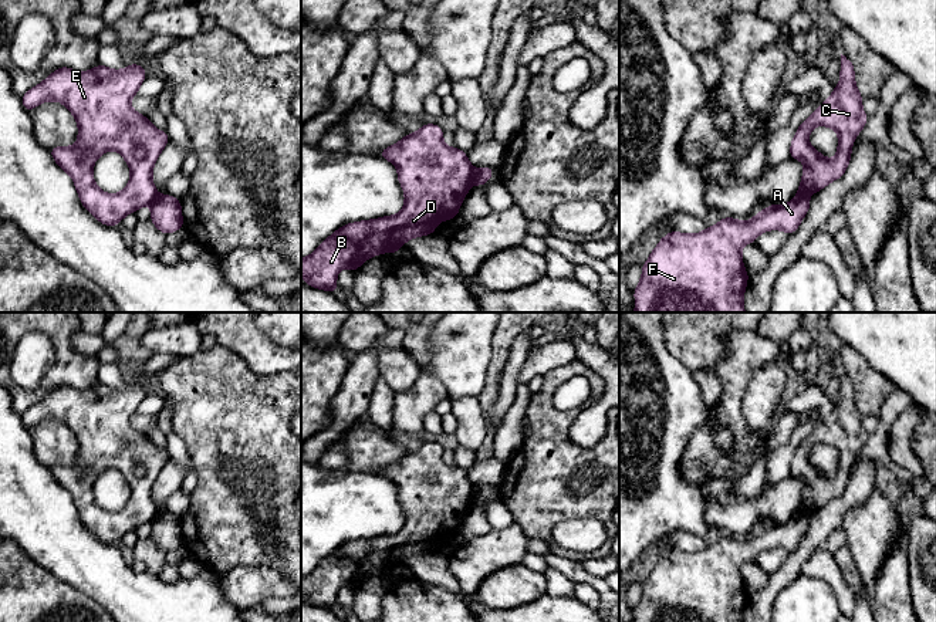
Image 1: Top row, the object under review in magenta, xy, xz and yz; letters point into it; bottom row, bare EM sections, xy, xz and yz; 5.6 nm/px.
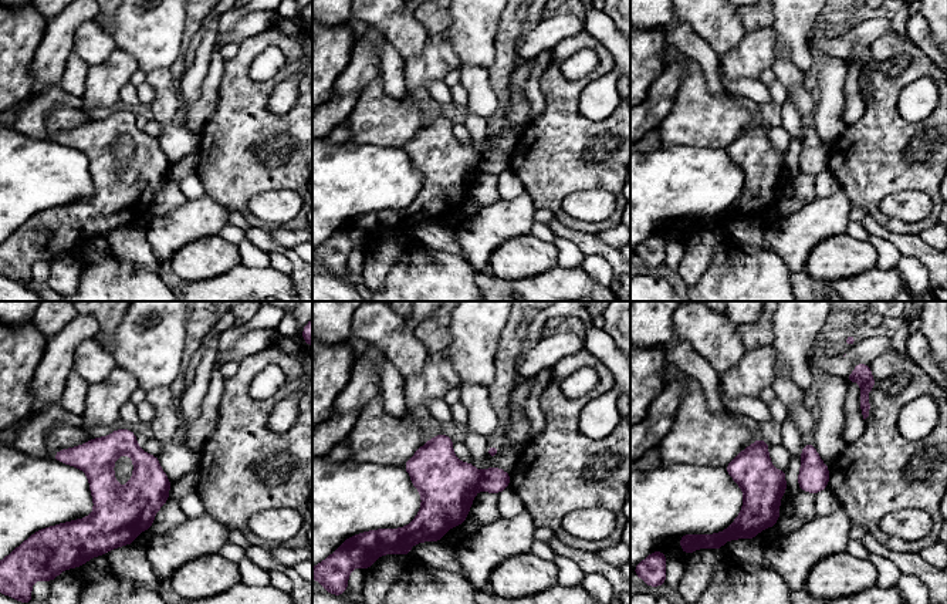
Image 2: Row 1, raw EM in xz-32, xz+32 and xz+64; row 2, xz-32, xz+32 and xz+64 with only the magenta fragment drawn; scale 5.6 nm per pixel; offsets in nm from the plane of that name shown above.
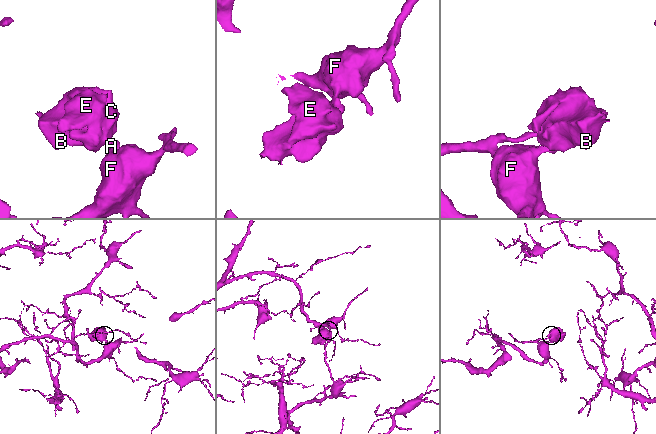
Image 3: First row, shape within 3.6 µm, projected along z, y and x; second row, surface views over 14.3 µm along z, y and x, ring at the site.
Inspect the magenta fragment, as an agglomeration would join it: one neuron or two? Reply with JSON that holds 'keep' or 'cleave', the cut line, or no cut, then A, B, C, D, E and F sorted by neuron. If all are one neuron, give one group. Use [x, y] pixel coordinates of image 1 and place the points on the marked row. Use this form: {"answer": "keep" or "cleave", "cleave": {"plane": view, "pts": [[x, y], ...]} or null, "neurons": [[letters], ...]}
{"answer": "cleave", "cleave": {"plane": "xz", "pts": [[475, 169], [472, 182]]}, "neurons": [["A", "F"], ["B", "C", "D", "E"]]}

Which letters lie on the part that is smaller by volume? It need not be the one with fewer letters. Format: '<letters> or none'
B, C, D, E

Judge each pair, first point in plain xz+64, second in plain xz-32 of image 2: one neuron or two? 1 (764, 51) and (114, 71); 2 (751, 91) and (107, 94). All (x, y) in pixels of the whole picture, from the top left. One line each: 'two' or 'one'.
1: one
2: two

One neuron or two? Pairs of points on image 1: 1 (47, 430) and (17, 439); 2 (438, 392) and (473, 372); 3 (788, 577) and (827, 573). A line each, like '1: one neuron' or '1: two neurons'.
1: two neurons
2: two neurons
3: two neurons

